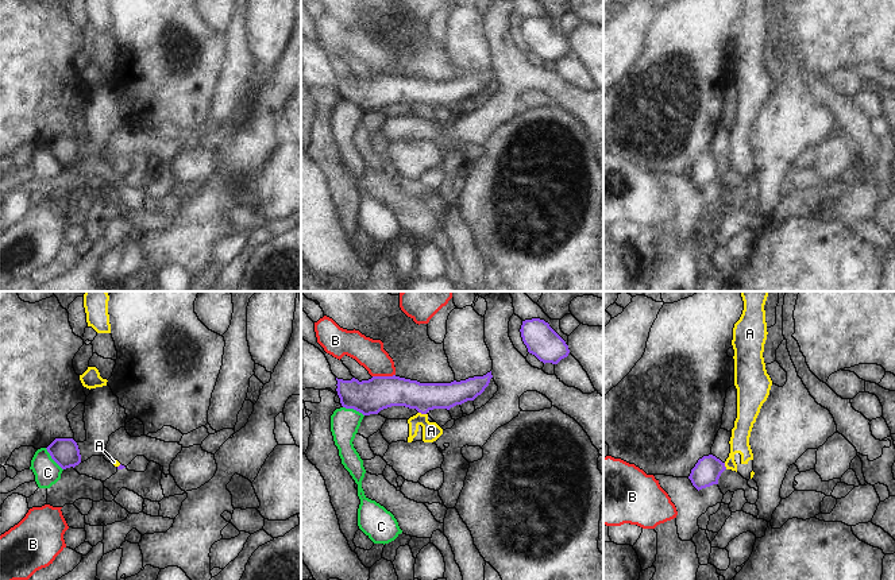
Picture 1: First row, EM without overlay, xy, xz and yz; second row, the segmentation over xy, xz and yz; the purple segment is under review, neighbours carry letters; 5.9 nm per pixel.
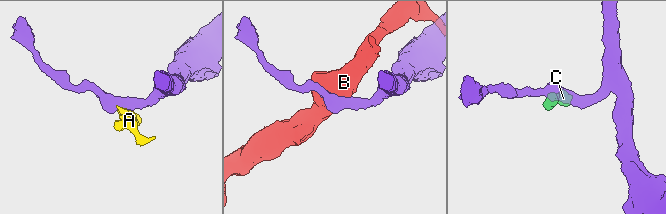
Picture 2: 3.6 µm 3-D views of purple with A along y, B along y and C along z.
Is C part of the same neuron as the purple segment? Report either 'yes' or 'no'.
no

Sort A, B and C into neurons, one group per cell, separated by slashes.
A / B / C

